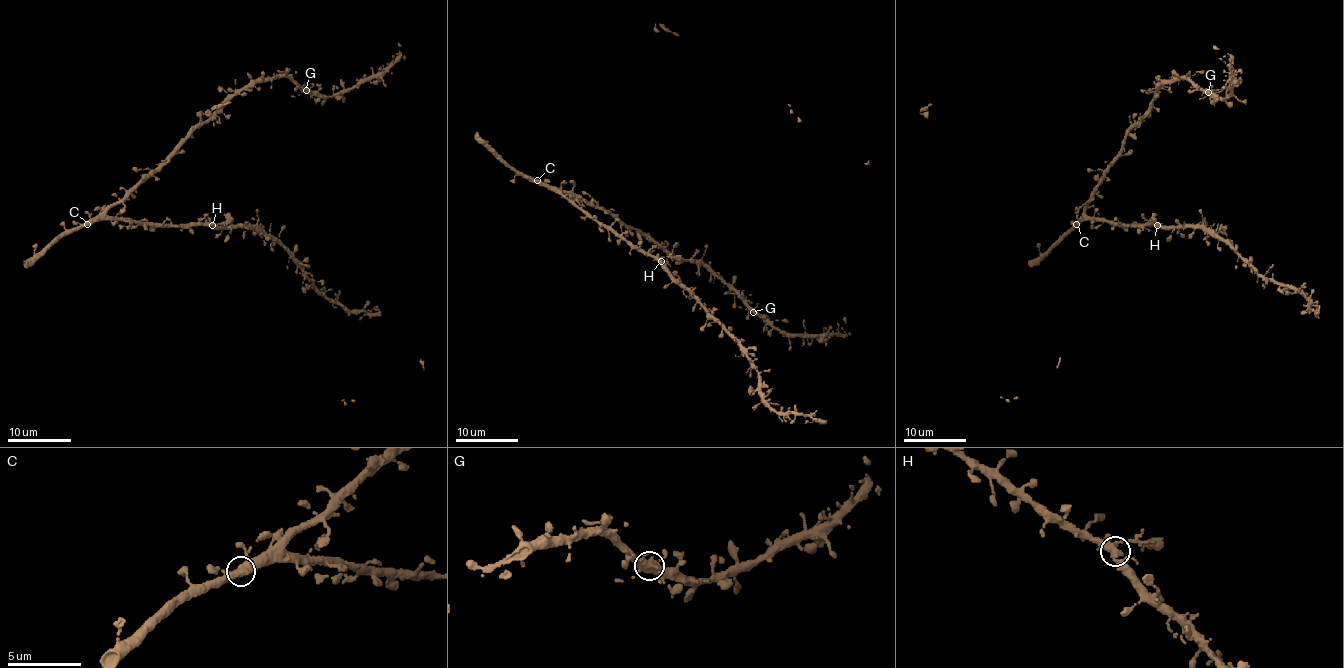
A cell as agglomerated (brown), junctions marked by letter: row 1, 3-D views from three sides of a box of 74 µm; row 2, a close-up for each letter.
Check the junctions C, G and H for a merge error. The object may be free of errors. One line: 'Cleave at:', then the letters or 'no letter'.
Cleave at: no letter

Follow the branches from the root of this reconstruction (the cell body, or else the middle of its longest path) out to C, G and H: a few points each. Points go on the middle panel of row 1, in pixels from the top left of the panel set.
C: (585, 215), (537, 180)
G: (585, 215), (556, 190), (573, 191), (641, 230), (669, 252), (708, 266), (753, 312)
H: (585, 215), (605, 224), (661, 261)

